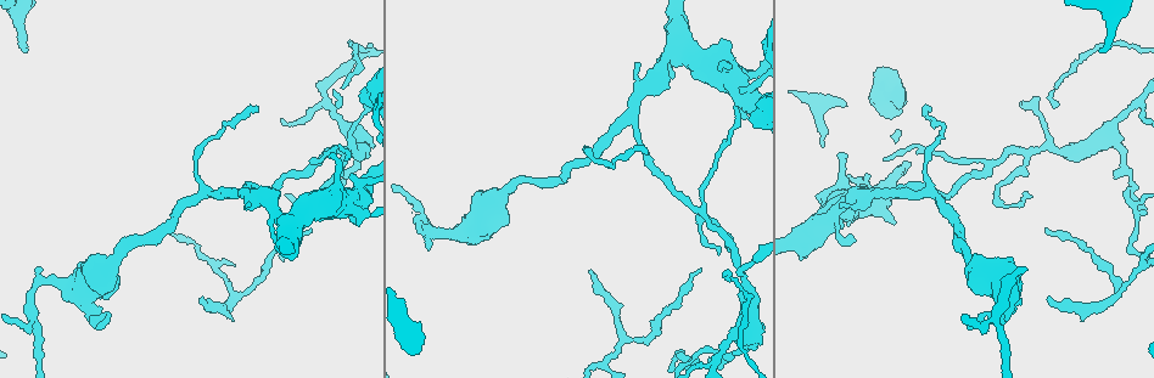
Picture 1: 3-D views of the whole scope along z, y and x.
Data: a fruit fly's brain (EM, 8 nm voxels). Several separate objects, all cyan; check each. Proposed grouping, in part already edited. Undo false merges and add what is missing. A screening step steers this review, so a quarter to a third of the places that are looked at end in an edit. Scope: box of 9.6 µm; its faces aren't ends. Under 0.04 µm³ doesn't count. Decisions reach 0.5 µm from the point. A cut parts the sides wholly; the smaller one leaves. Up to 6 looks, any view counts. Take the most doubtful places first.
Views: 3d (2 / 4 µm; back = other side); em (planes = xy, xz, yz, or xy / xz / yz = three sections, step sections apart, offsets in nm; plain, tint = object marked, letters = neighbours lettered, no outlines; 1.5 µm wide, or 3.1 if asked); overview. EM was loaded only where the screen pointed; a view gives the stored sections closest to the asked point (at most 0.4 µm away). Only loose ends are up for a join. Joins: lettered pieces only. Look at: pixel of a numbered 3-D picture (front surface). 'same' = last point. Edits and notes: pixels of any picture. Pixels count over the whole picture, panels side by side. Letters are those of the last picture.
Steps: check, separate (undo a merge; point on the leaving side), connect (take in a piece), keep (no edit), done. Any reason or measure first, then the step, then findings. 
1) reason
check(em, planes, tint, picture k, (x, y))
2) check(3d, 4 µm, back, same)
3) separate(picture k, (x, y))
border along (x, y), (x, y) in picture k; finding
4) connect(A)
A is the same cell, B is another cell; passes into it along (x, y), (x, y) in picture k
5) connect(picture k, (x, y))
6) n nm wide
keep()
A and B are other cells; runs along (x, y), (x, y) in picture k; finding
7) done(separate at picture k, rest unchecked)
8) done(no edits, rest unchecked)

an open end
check(3d, 2 µm, picture 1, (1099, 52))

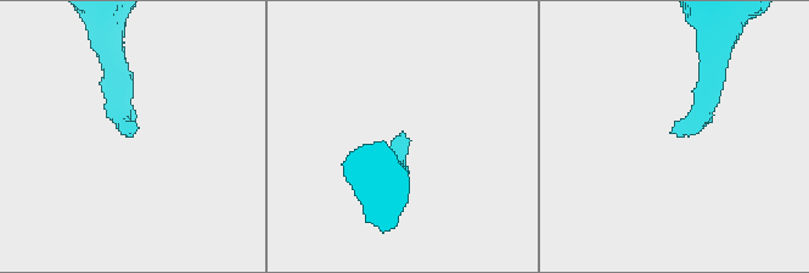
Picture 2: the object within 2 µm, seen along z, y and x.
check(em, planes, letters, picture 2, (675, 129))

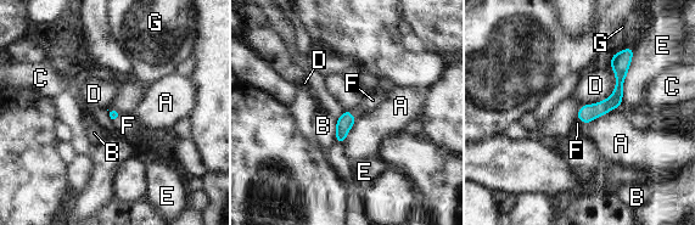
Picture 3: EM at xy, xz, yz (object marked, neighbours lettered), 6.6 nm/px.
connect(F)
F is the same cell, A, B, C, D, E and G are other cells; passes into it along (345, 123), (353, 116), (373, 100) in picture 3; it goes on there

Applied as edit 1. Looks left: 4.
see it whole again
check(overview)

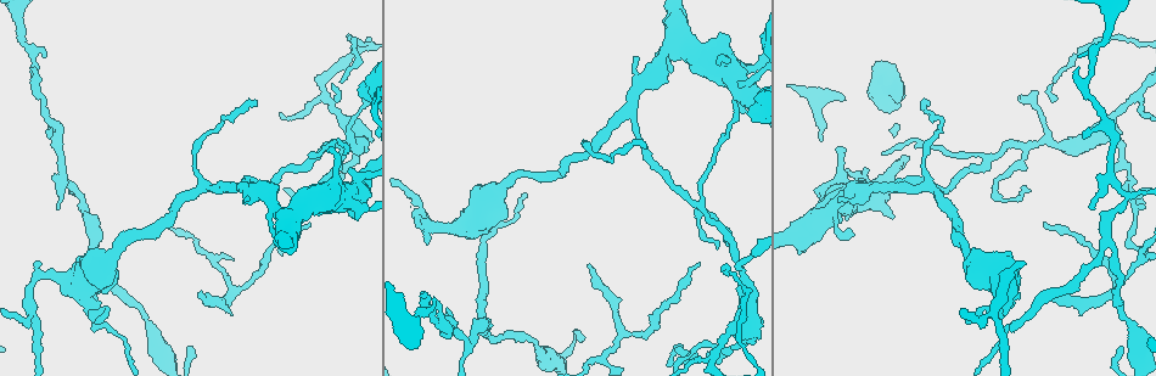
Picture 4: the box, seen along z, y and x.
branch stops here
check(3d, 2 µm, back, picture 4, (201, 293))

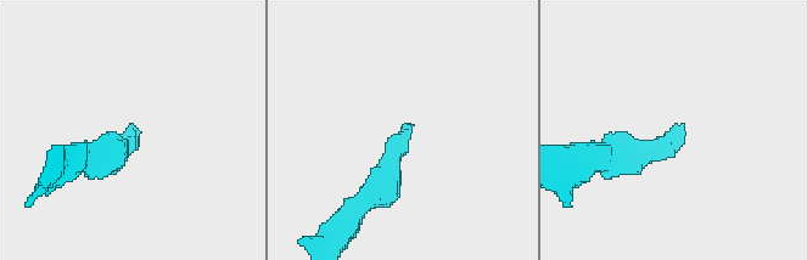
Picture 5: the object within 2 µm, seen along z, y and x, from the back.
need the tissue
check(em, planes, letters, picture 5, (681, 128))

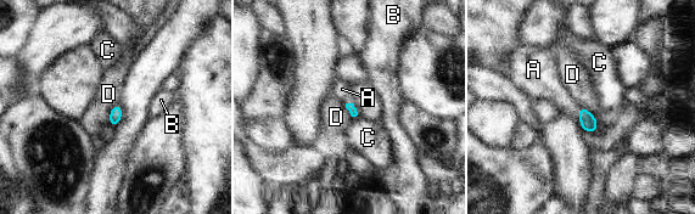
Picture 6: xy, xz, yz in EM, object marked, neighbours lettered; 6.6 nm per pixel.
connect(A)
A is the same cell, B, C and D are other cells; passes into it along (588, 122), (578, 114), (551, 88) in picture 6; the neuron continues

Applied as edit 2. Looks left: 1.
done(connect at picture 3, connect at picture 6, rest unchecked)

